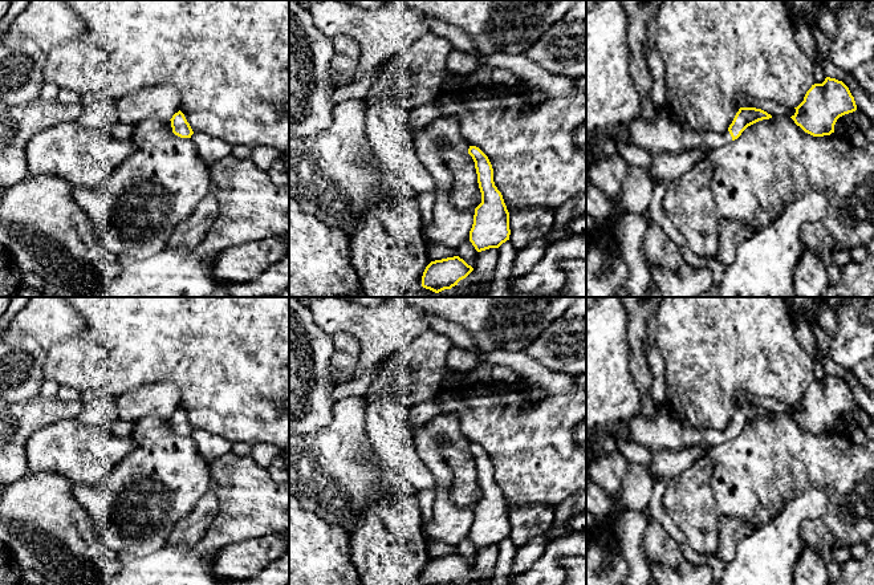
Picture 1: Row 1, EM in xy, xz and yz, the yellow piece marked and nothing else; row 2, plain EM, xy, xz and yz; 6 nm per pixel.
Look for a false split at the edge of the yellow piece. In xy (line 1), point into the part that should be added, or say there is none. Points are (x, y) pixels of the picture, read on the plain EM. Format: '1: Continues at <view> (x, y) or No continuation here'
1: No continuation here

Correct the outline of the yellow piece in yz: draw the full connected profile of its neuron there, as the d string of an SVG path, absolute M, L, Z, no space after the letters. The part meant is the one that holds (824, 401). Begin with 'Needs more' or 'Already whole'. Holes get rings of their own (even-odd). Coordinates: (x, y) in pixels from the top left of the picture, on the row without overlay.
Already whole. M826 374L806 389L804 398L790 414L797 423L813 434L834 430L837 417L857 407L849 385L836 375Z

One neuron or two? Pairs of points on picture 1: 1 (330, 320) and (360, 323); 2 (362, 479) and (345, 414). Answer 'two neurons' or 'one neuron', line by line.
1: one neuron
2: one neuron

